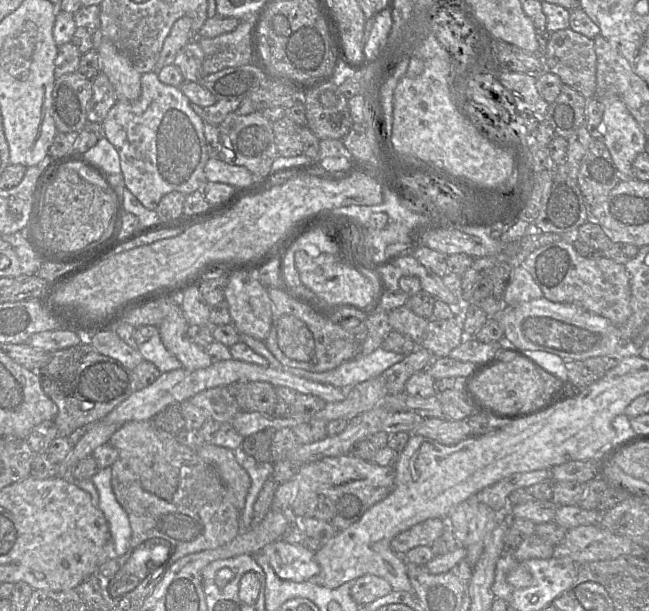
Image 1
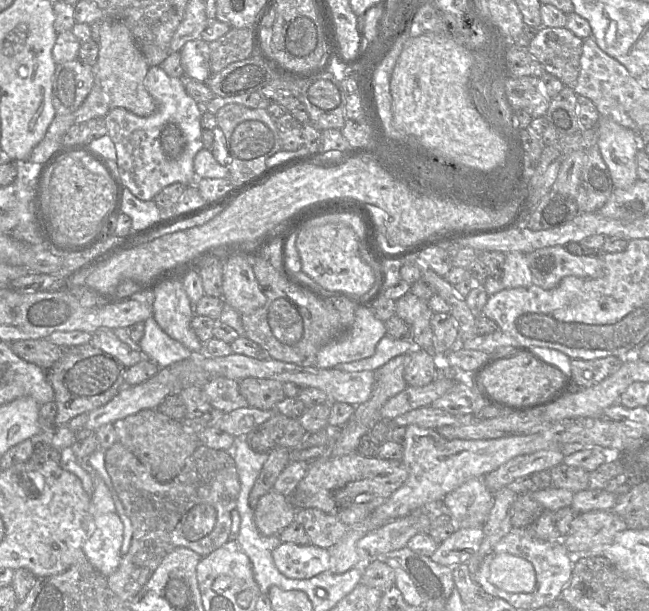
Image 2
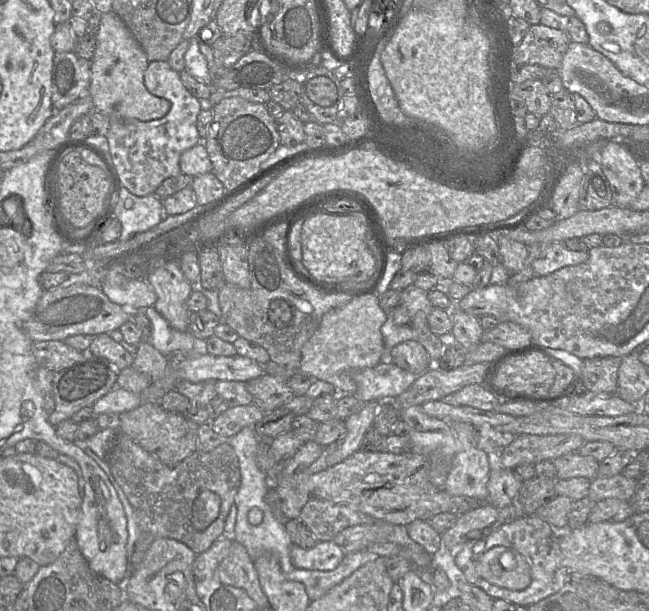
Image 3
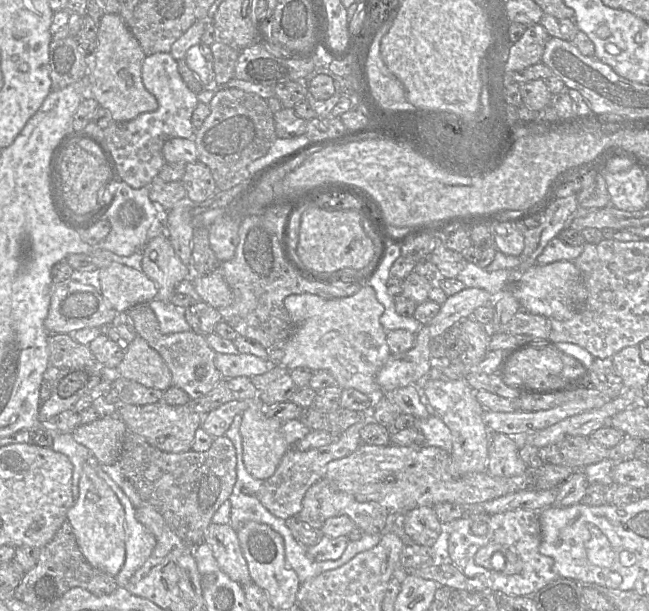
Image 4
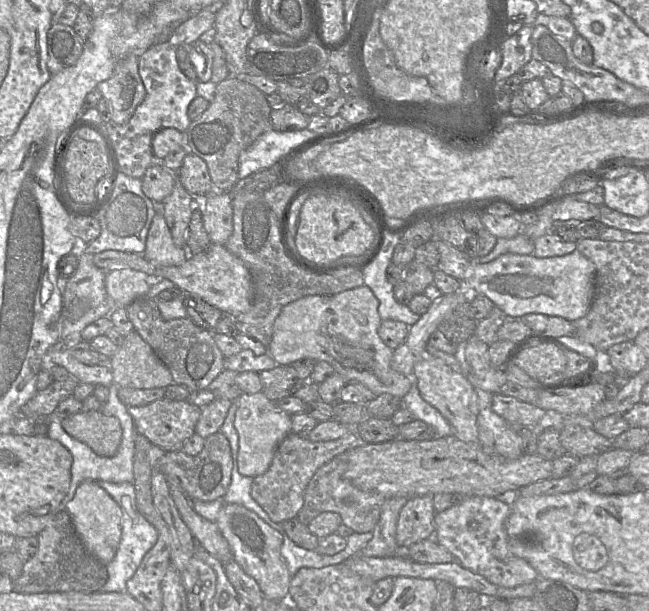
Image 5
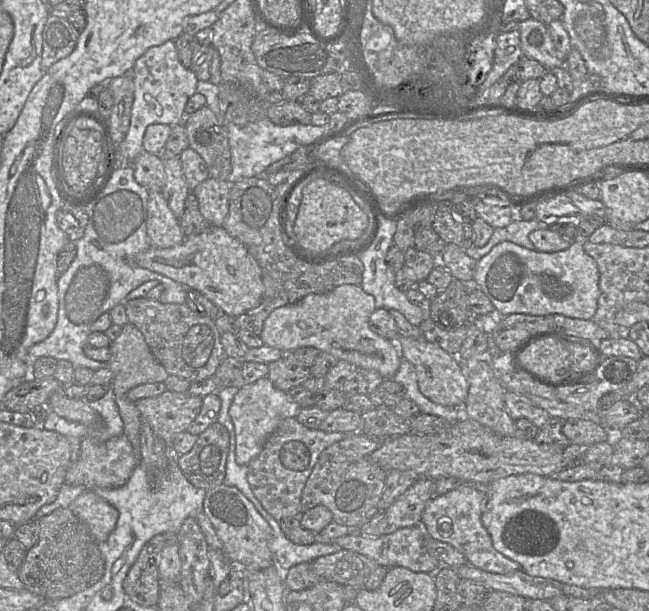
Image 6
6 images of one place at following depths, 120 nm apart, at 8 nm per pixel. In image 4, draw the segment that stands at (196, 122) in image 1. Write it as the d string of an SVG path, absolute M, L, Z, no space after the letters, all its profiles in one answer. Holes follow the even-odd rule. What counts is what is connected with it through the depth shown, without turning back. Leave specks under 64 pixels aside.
M159 52L148 55L142 62L142 81L148 92L150 92L158 102L158 108L154 112L143 113L135 119L127 122L112 122L104 130L105 144L114 159L121 180L134 189L150 186L153 179L158 176L161 168L166 163L163 157L163 145L172 138L193 139L195 129L191 122L192 113L198 102L197 94L193 93L185 84L178 72L177 61L167 52Z

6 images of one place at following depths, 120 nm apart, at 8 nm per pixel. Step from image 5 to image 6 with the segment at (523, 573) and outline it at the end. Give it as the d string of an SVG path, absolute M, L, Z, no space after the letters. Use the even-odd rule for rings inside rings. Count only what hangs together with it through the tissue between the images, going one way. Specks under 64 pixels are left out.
M463 483L430 499L422 513L421 526L426 536L450 544L466 557L468 564L476 568L498 574L521 570L517 562L507 558L493 546L491 536L481 521L486 499L484 488Z

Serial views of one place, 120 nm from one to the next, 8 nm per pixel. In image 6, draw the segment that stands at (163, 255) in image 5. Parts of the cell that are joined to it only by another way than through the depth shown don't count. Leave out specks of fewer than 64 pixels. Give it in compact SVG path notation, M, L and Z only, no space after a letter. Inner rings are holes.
M149 190L147 234L152 246L157 248L169 248L180 244L186 237L162 190Z

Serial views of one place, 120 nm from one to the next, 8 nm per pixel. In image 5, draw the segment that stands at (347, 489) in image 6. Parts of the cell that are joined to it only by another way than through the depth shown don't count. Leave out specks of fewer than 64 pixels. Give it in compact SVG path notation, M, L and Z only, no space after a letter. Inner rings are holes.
M339 455L321 466L311 478L304 493L304 503L298 512L298 520L307 526L315 517L325 511L338 513L342 523L354 532L372 532L376 526L386 497L373 492L366 492L354 486L343 477L345 461Z

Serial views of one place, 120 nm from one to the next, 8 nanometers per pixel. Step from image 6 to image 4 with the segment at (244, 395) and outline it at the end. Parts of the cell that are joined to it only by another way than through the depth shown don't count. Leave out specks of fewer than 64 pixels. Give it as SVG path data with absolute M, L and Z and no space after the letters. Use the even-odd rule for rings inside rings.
M253 400L241 414L240 435L242 439L243 461L247 472L255 479L266 480L276 471L282 457L290 448L282 433L283 422L264 414L264 405Z

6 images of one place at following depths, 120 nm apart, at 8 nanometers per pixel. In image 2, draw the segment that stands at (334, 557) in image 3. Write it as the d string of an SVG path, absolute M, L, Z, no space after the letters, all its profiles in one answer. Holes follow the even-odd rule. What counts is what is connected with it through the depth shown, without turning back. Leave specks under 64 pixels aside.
M282 542L272 552L277 569L291 579L309 579L329 570L328 549L308 545Z

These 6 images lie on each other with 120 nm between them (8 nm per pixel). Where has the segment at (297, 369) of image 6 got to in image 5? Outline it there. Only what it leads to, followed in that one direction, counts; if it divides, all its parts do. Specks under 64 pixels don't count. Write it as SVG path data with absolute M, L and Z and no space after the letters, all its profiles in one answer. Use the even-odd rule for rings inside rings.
M277 365L259 373L263 394L272 402L293 395L307 382L301 379L291 365Z

